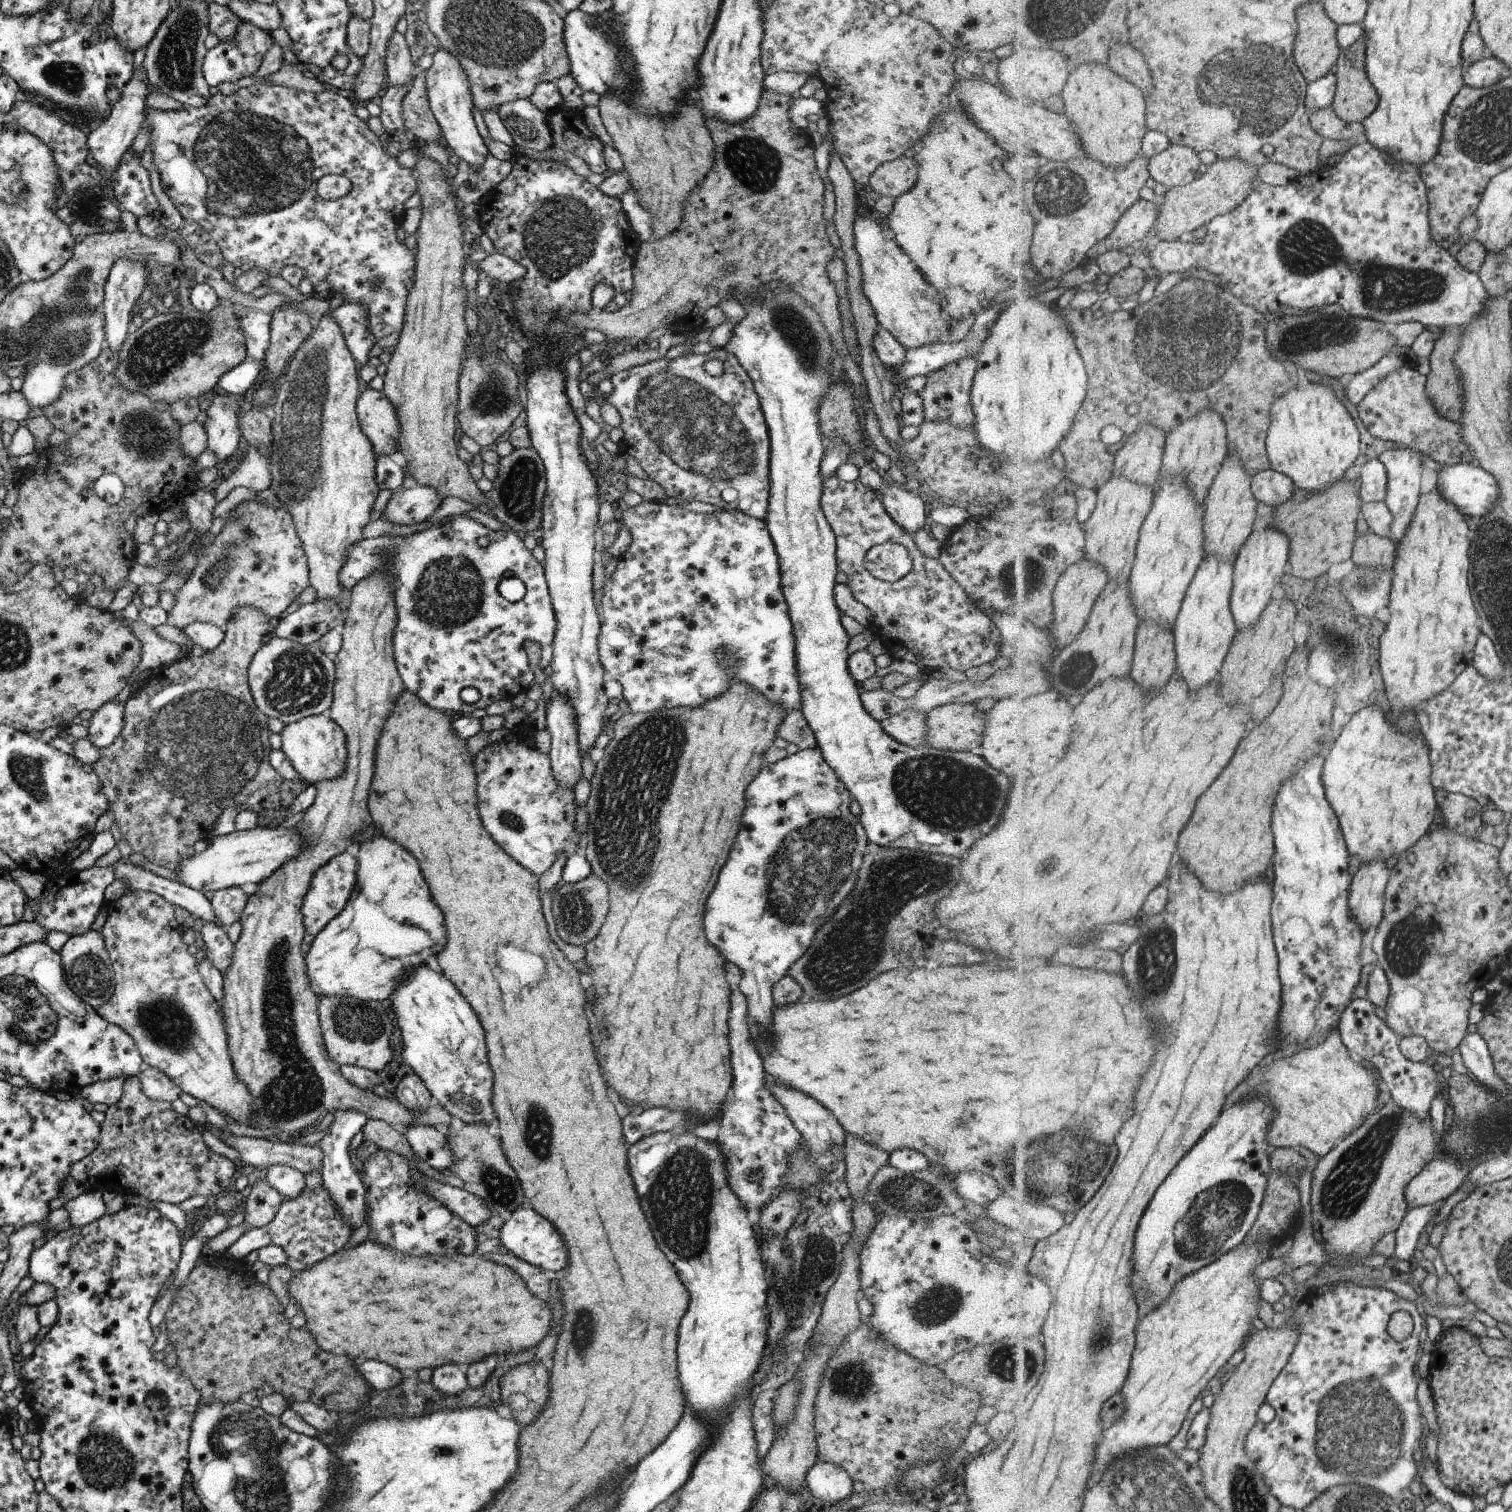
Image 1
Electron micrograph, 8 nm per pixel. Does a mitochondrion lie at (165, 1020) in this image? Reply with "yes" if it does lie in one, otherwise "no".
yes

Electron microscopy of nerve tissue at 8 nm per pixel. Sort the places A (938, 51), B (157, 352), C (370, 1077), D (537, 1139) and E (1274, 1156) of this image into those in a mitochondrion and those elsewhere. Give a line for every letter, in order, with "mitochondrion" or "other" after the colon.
A: other
B: mitochondrion
C: other
D: mitochondrion
E: other

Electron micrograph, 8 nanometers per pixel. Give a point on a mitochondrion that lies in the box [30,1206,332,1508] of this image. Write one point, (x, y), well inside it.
(104, 1464)

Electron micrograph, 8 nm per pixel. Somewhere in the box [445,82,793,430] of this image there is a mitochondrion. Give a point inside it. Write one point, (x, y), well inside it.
(564, 230)

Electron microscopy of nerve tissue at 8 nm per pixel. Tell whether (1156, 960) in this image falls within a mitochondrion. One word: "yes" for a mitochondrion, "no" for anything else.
yes

